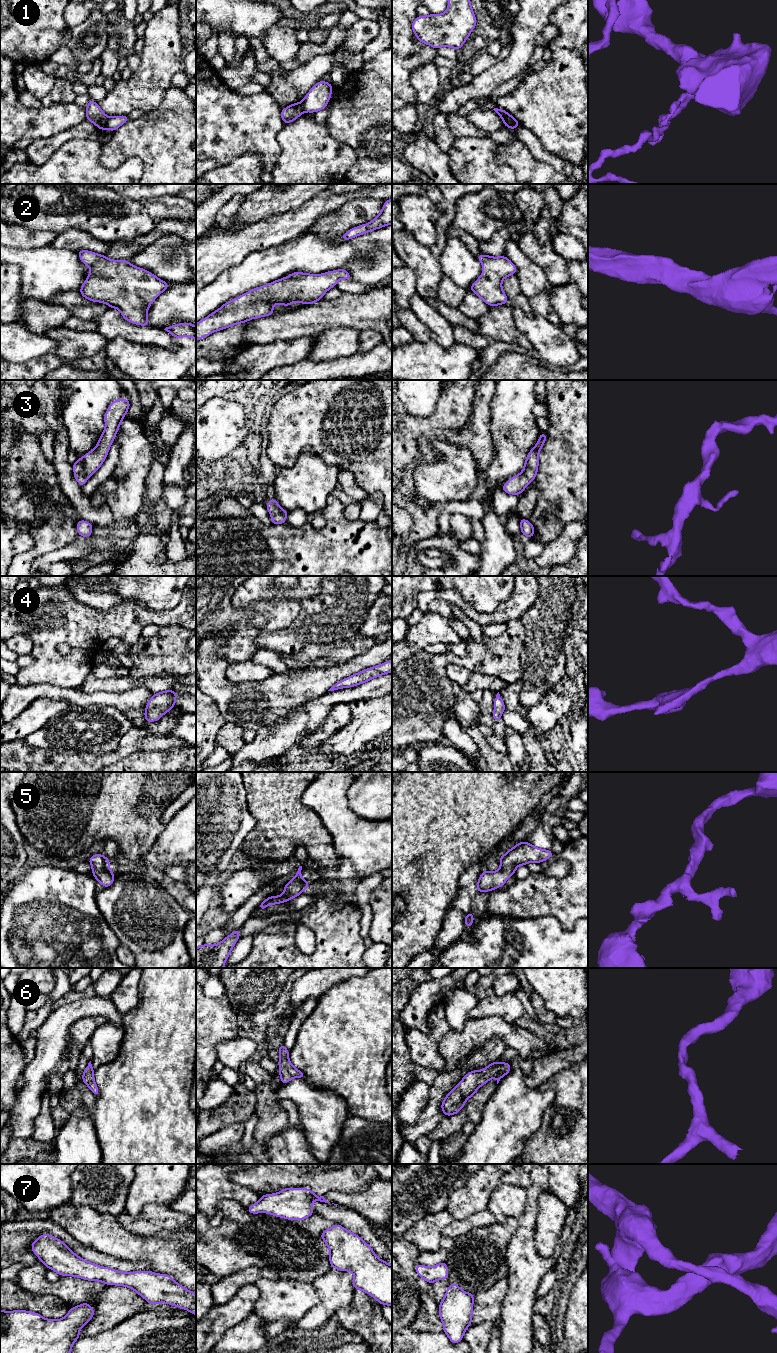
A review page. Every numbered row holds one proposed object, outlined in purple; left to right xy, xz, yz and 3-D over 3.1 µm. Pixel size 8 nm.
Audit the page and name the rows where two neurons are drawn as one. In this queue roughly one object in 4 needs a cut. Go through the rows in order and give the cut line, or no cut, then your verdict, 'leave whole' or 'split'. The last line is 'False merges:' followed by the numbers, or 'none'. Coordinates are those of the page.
1: cut xy (108, 117), (105, 128); split
2: cut none; leave whole
3: cut none; leave whole
4: cut none; leave whole
5: cut none; leave whole
6: cut none; leave whole
7: cut none; leave whole
False merges: 1

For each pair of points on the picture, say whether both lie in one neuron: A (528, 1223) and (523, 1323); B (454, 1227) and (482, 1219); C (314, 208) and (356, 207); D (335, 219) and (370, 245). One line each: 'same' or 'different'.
A: same
B: same
C: different
D: different

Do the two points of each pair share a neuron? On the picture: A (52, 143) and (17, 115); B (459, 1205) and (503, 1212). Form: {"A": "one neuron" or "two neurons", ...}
{"A": "two neurons", "B": "two neurons"}

